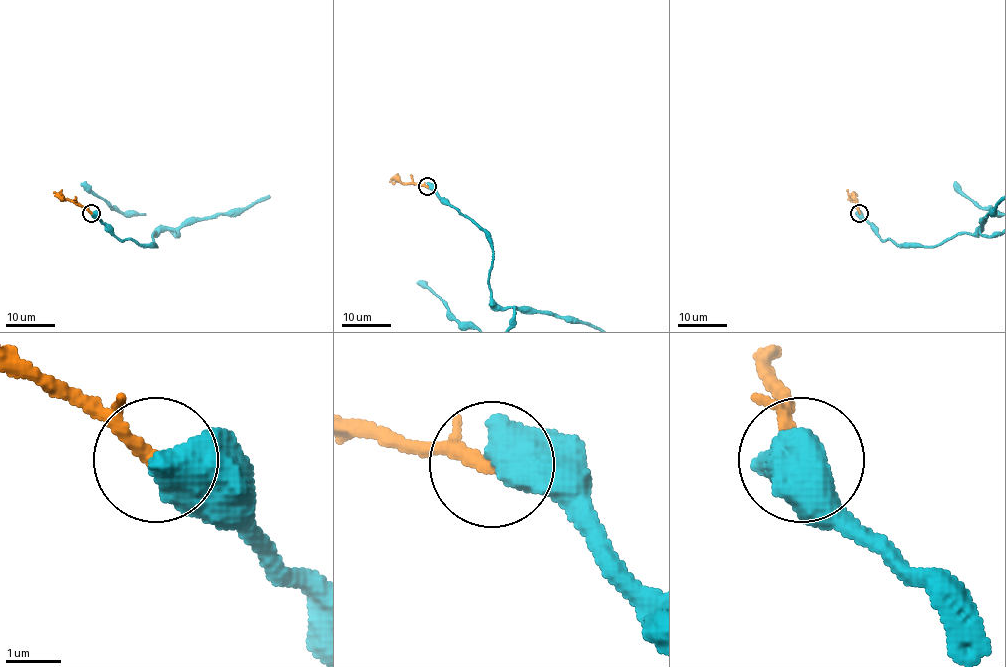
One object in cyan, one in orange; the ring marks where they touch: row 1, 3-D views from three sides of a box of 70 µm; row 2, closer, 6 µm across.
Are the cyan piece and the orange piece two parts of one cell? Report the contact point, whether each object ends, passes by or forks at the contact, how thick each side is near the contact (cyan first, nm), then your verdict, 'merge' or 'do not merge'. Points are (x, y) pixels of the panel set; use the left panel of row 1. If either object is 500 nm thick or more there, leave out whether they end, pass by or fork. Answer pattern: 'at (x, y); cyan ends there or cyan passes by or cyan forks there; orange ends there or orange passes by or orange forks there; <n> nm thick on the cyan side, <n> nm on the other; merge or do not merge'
at (91, 213); 800 nm thick on the cyan side, 260 nm on the other; do not merge

